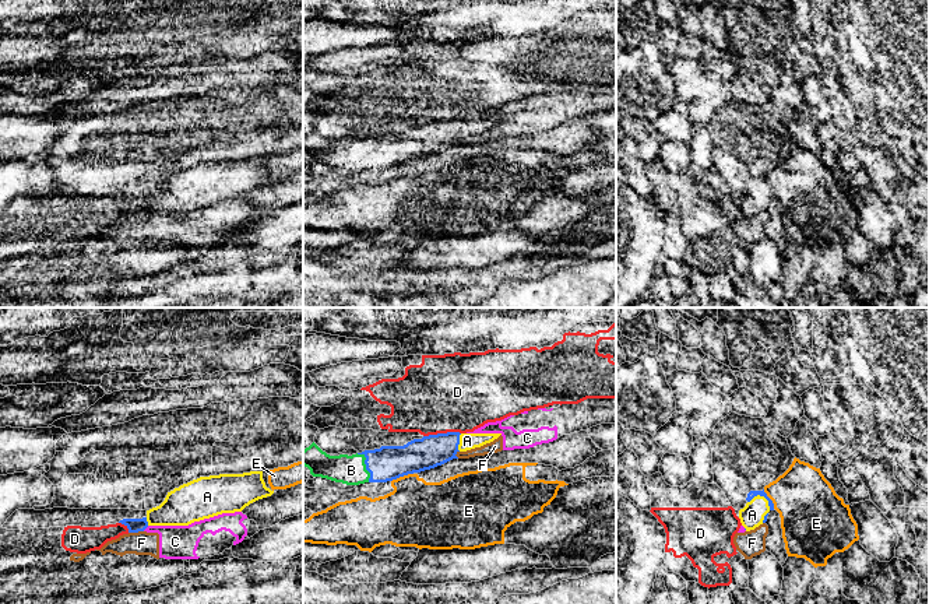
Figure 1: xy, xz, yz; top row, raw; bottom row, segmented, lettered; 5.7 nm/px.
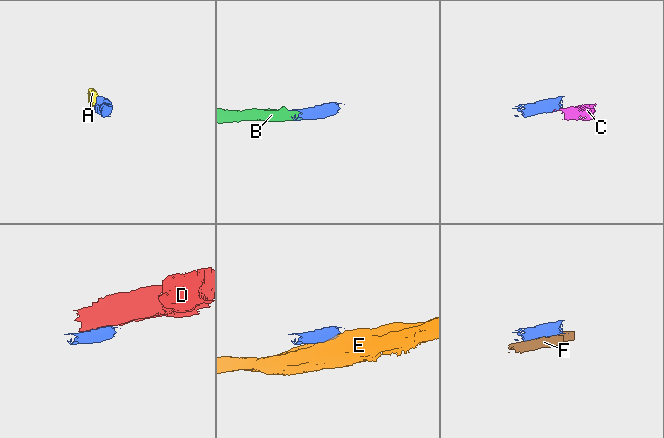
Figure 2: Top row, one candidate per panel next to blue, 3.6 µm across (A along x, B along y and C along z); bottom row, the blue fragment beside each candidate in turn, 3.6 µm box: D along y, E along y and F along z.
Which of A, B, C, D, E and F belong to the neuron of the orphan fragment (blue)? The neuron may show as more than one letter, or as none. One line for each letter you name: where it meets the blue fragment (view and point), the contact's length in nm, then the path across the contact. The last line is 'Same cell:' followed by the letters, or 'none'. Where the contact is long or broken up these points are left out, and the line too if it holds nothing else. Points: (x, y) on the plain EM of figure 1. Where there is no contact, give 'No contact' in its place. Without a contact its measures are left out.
A: Touches blue at yz (762, 182). Shared border 140 nm. Path across: yz (752, 181), (762, 182), (752, 202)
B: Touches blue at xz (366, 153). Shared border 180 nm. Path across: xz (387, 150), (366, 153), (351, 157)
Same cell: A, B

